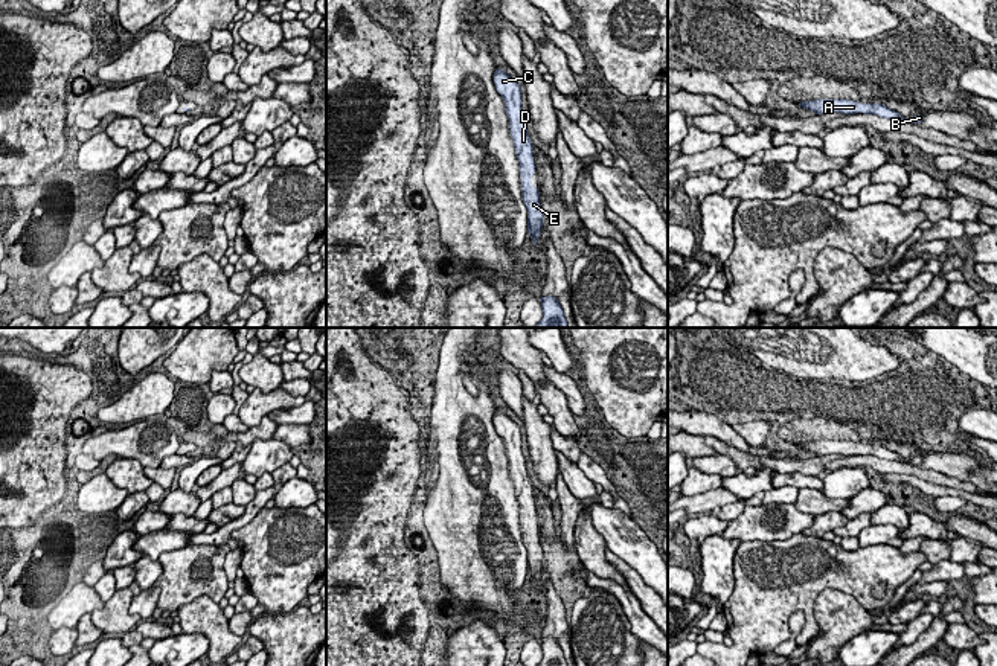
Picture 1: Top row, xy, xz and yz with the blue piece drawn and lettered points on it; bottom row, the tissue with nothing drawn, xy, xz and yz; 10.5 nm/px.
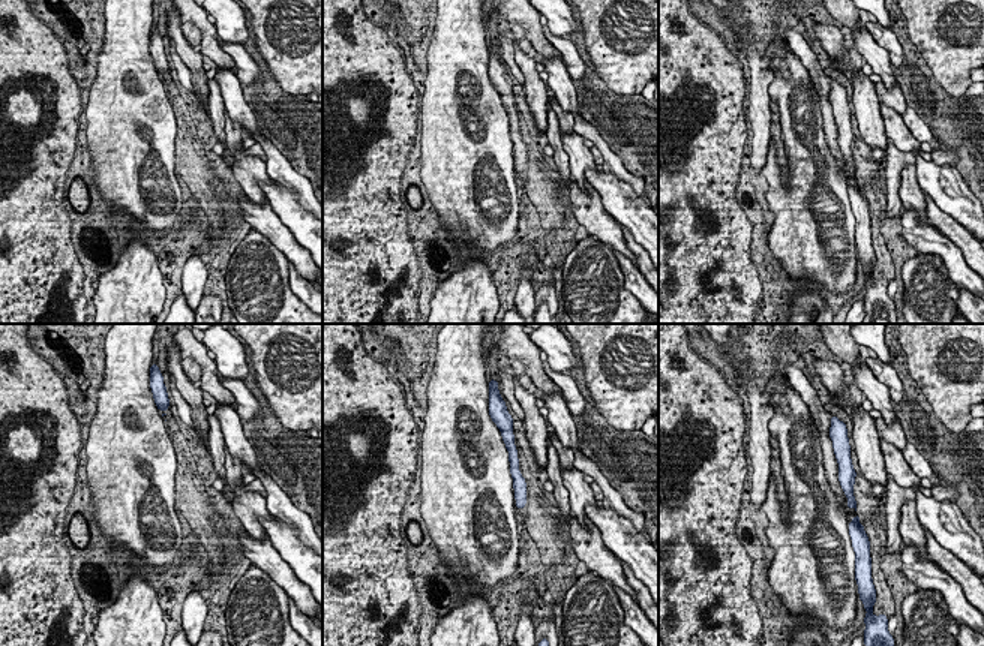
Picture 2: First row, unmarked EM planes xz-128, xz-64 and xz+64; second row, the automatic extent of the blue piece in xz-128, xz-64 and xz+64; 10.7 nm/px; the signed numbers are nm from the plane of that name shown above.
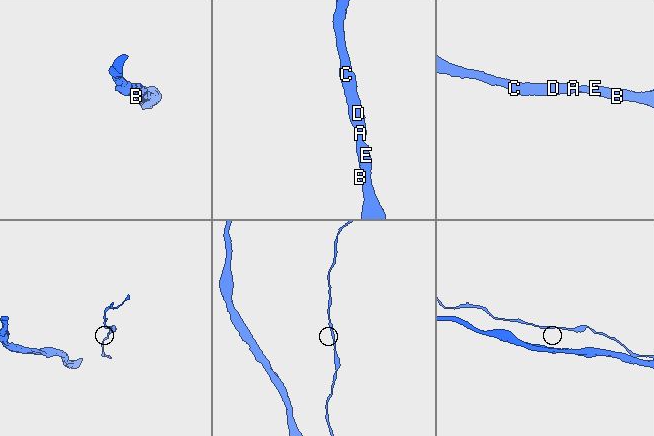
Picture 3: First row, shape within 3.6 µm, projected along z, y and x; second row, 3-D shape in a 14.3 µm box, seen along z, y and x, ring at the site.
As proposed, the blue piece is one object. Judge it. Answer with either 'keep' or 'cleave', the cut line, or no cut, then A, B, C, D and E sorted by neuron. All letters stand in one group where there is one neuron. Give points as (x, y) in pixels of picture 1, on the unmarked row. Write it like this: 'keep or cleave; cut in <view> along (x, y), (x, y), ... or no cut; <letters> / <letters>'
keep; no cut; A B C D E

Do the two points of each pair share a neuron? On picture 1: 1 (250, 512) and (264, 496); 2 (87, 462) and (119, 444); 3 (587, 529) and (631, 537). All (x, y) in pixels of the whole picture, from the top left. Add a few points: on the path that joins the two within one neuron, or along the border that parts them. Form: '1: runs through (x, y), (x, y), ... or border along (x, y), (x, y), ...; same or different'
1: runs through (253, 508), (259, 500); same
2: border along (84, 453), (99, 461); different
3: border along (589, 514), (593, 528), (602, 537), (607, 547); different

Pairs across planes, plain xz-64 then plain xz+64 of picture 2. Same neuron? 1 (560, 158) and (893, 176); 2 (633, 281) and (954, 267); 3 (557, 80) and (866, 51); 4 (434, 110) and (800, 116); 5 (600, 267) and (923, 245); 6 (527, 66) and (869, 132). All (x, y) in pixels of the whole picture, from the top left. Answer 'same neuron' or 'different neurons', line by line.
1: same neuron
2: same neuron
3: same neuron
4: same neuron
5: different neurons
6: same neuron

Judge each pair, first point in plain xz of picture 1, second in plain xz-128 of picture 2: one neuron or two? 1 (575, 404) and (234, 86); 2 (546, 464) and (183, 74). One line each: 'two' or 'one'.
1: two
2: two

